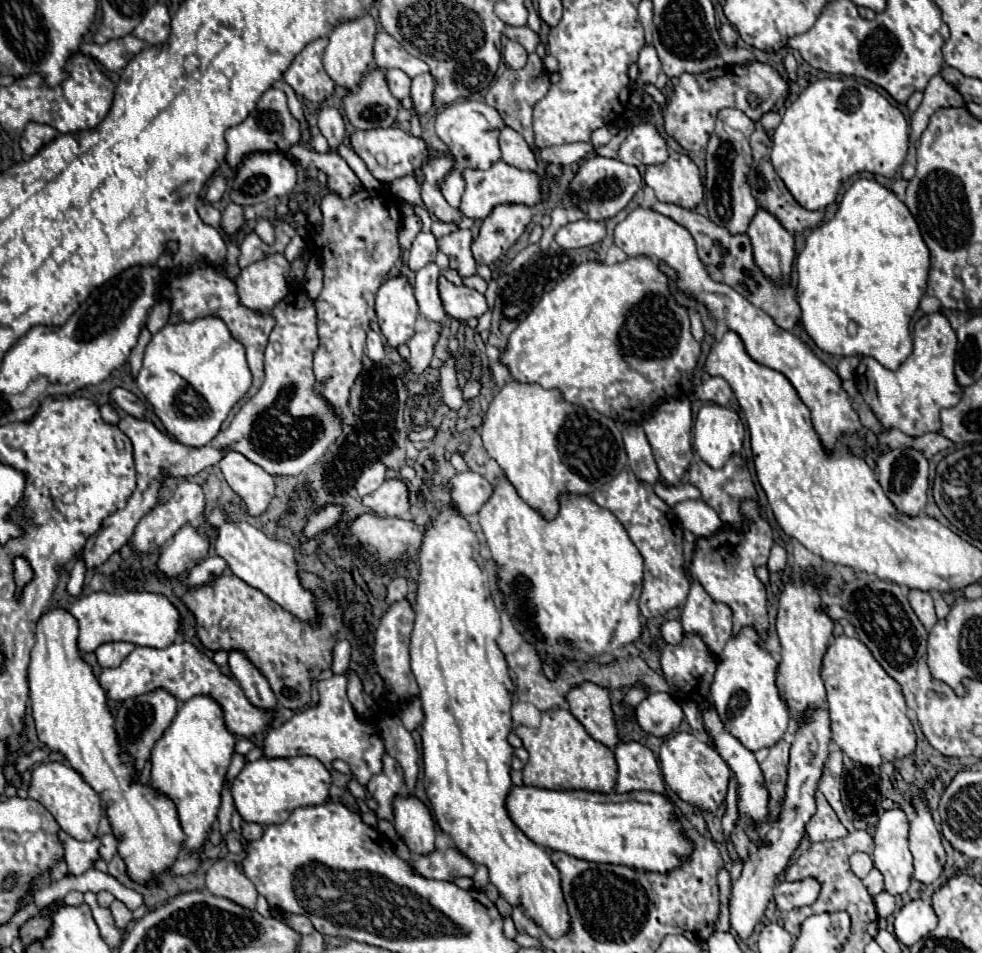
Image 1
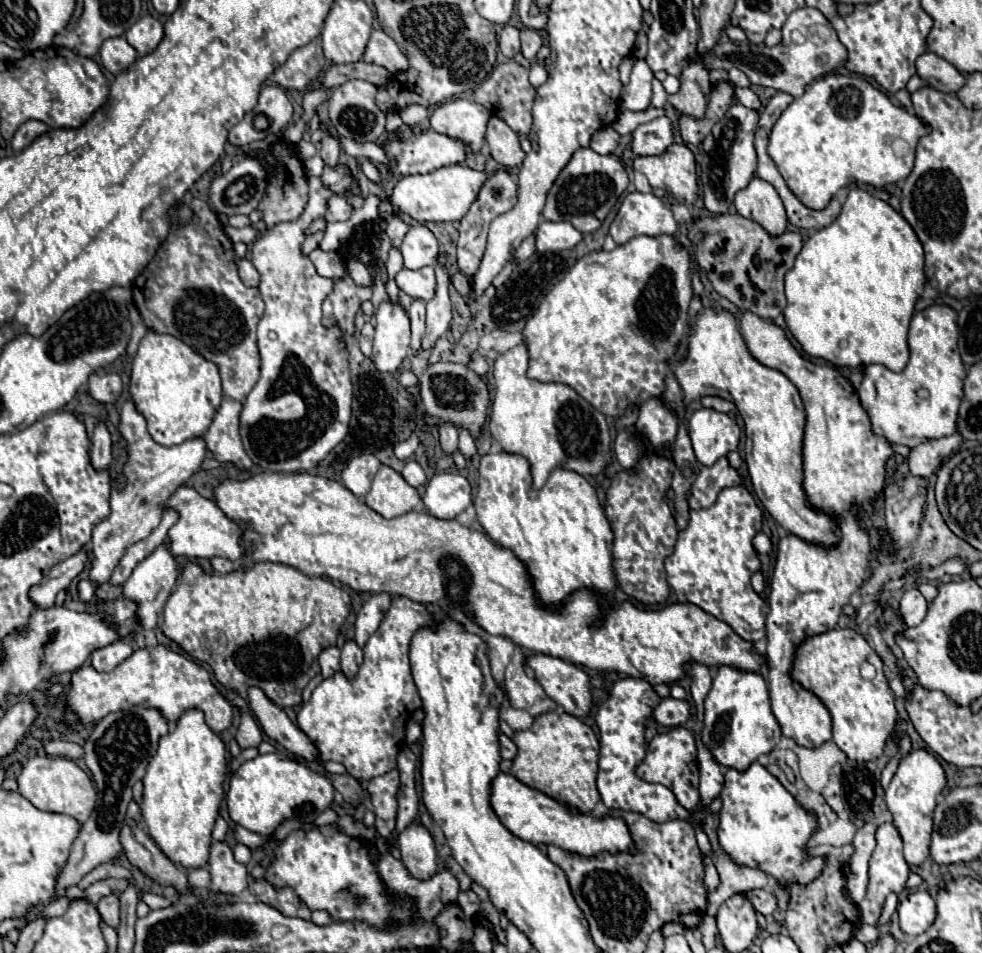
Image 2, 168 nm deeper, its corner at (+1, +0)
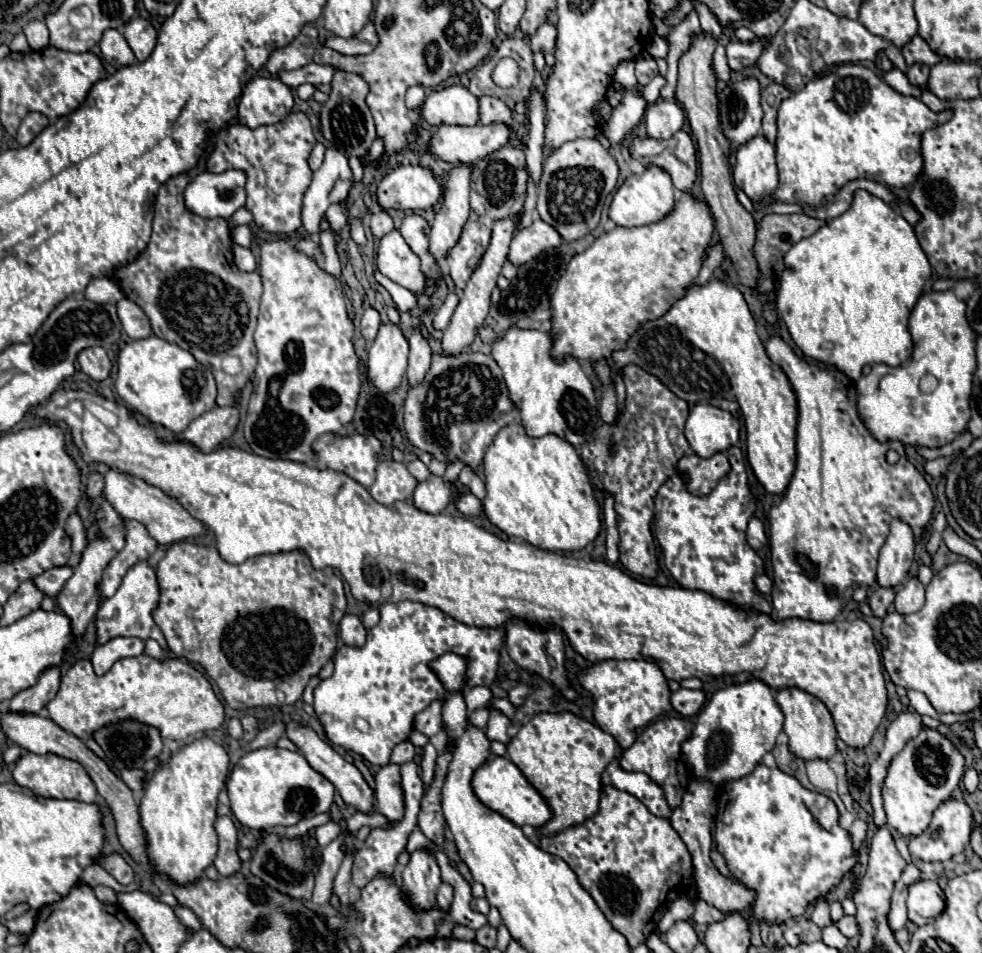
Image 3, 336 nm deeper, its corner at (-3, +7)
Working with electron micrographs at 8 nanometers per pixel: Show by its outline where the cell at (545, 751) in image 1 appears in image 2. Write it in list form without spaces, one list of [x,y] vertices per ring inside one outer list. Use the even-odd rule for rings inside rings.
[[[556,712],[540,714],[532,728],[516,732],[512,740],[518,746],[518,756],[512,760],[512,776],[554,800],[574,806],[580,812],[594,810],[600,802],[600,792],[596,788],[600,742],[590,726],[566,712],[558,716]]]

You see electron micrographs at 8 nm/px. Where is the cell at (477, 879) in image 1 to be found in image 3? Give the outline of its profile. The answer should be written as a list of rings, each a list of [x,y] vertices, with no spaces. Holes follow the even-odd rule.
[[[442,883],[442,885],[440,885],[440,891],[438,891],[438,899],[436,899],[438,909],[440,909],[440,907],[448,907],[450,901],[452,901],[452,895],[454,895],[454,889],[452,889],[448,883]]]

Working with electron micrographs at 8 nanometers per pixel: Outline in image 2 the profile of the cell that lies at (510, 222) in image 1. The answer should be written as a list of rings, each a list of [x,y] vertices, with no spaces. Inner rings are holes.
[[[494,172],[484,188],[480,190],[480,196],[476,198],[476,204],[472,204],[472,208],[468,210],[468,216],[464,216],[464,220],[460,220],[460,238],[458,238],[458,268],[462,272],[466,272],[468,276],[474,276],[480,262],[482,262],[482,254],[486,250],[486,238],[488,238],[488,228],[490,222],[512,210],[516,204],[516,182],[512,178],[512,174],[508,172]]]

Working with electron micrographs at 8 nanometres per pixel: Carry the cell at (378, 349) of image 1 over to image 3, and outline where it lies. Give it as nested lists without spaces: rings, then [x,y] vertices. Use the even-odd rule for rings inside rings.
[[[368,307],[368,309],[364,311],[364,315],[362,315],[362,323],[360,323],[360,325],[362,325],[362,335],[364,335],[364,339],[366,339],[368,343],[372,343],[372,341],[374,341],[374,337],[376,337],[376,333],[378,333],[380,323],[382,323],[380,313],[378,313],[376,309]]]

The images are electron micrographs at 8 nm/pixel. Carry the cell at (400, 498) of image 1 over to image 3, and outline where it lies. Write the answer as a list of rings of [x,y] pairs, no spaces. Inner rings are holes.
[[[382,461],[376,467],[376,481],[370,487],[370,495],[382,505],[392,505],[394,501],[408,501],[416,485],[418,481],[404,463]]]

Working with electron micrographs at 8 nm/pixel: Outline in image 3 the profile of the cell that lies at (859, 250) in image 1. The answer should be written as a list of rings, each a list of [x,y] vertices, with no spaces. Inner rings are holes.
[[[862,189],[856,191],[852,207],[820,227],[812,237],[798,241],[786,253],[784,265],[786,269],[776,293],[776,305],[792,341],[806,357],[830,363],[856,381],[860,379],[864,365],[884,363],[898,367],[912,355],[908,317],[922,295],[922,287],[930,277],[932,267],[914,235],[914,227],[882,199]]]

